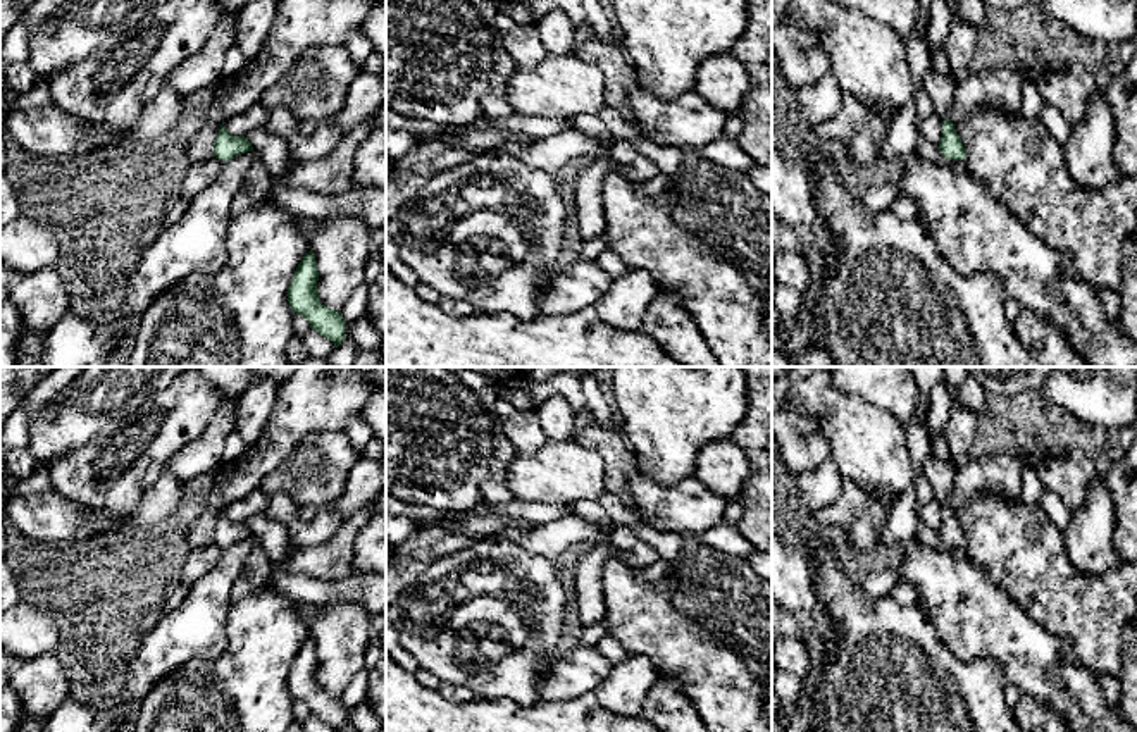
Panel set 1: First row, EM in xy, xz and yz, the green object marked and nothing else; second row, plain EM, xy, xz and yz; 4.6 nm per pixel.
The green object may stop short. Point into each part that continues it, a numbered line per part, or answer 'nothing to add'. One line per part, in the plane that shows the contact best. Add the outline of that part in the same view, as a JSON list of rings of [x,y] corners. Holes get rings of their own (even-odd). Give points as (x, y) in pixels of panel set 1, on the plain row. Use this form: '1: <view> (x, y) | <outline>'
nothing to add

